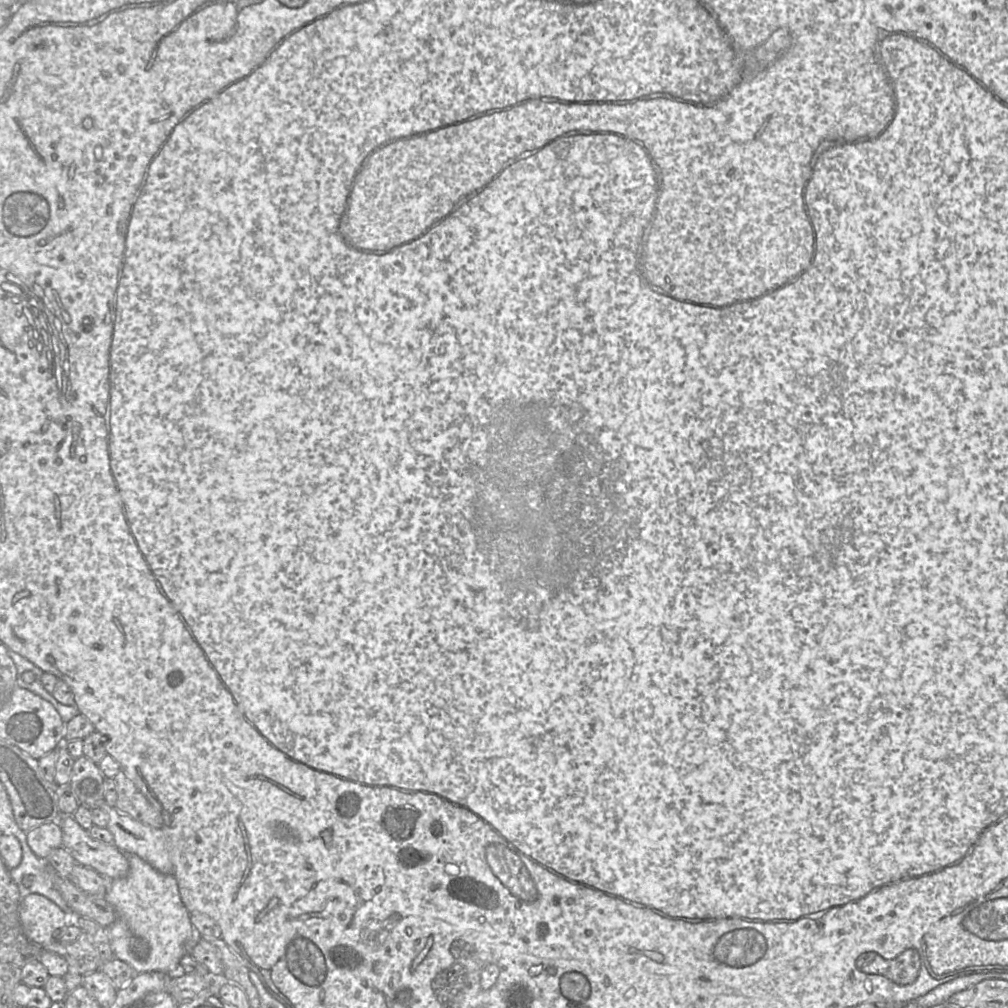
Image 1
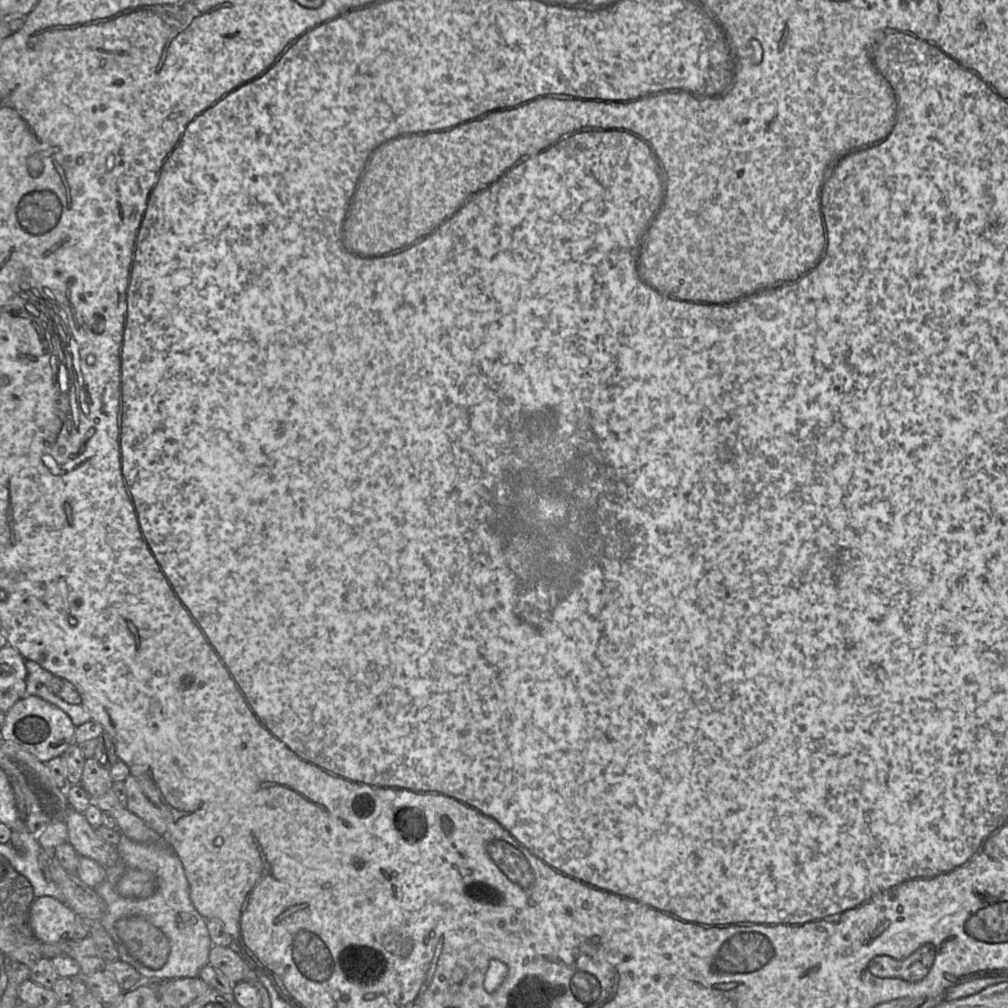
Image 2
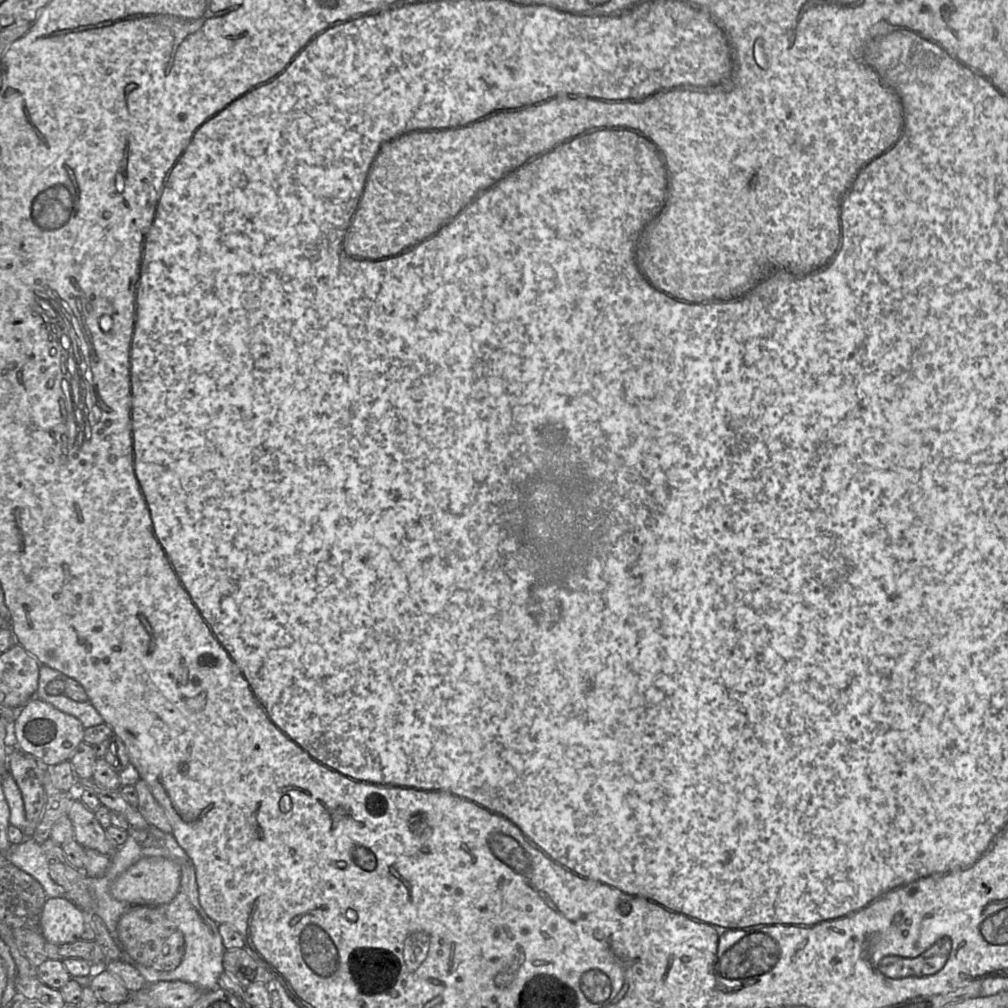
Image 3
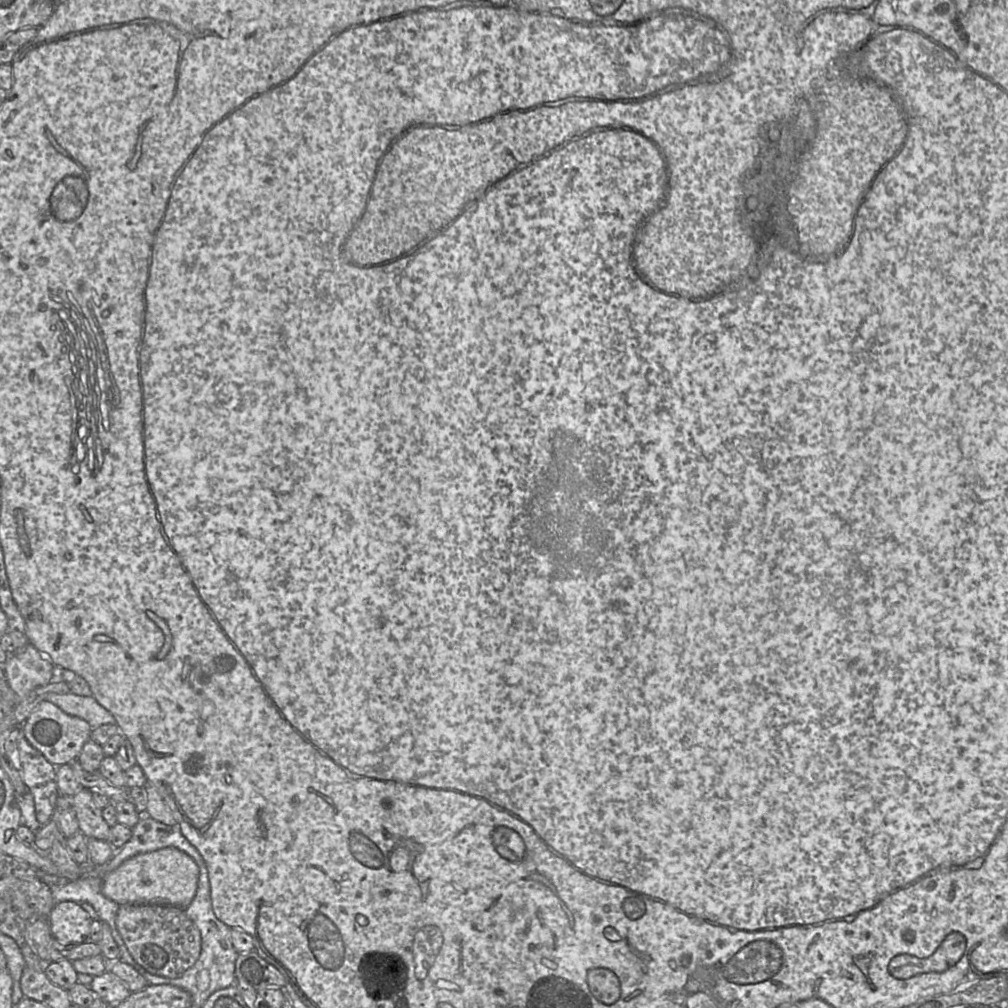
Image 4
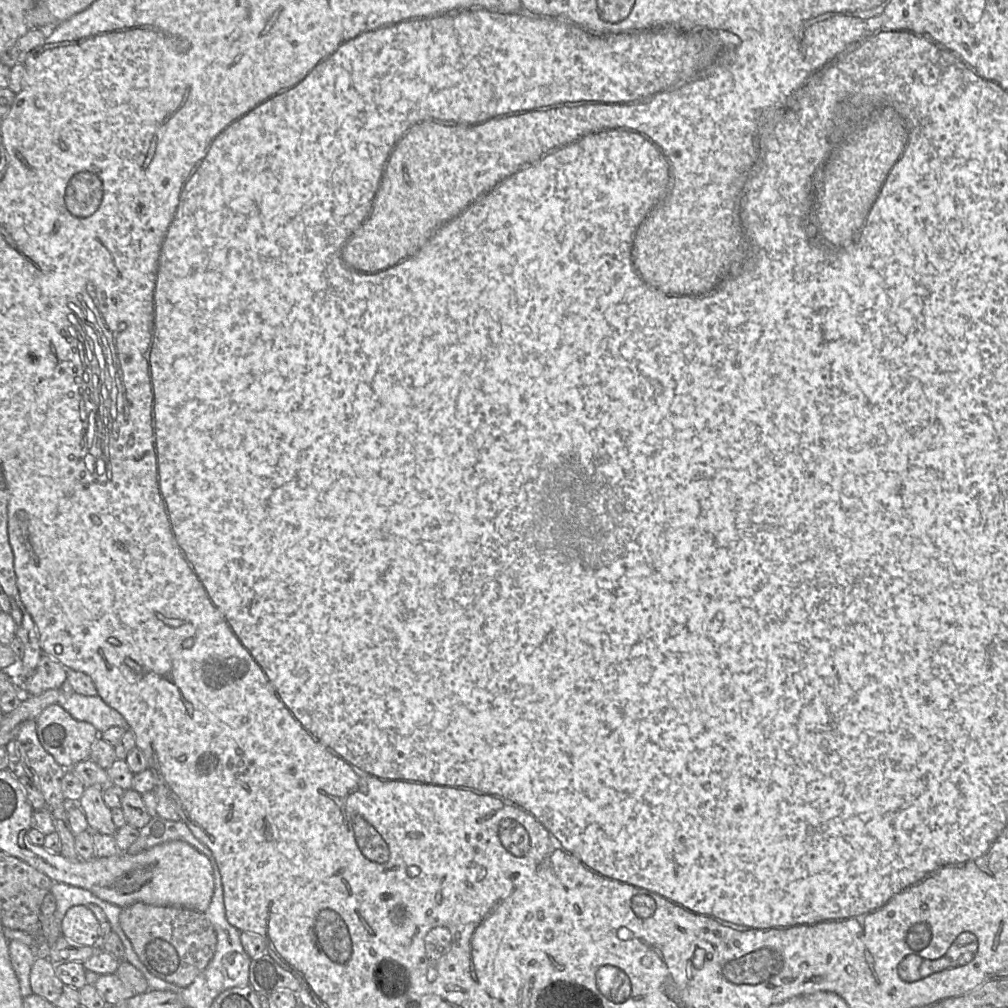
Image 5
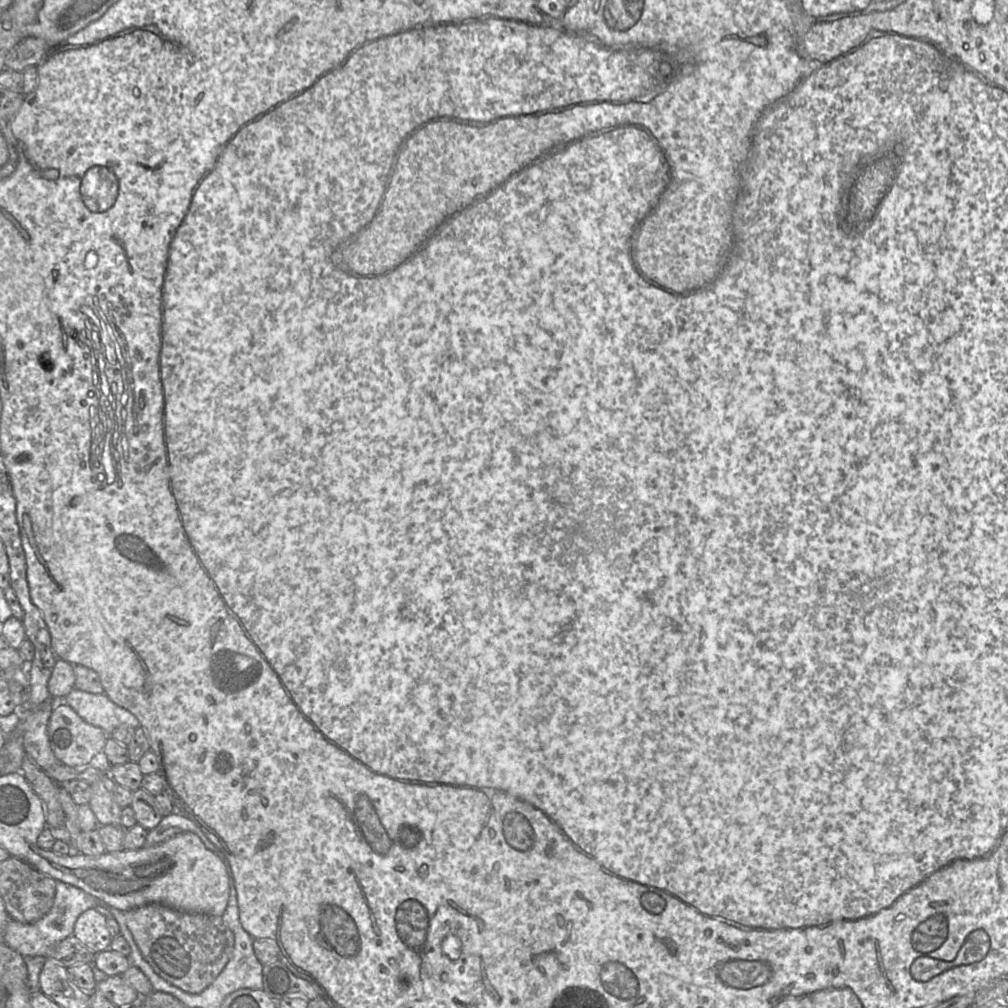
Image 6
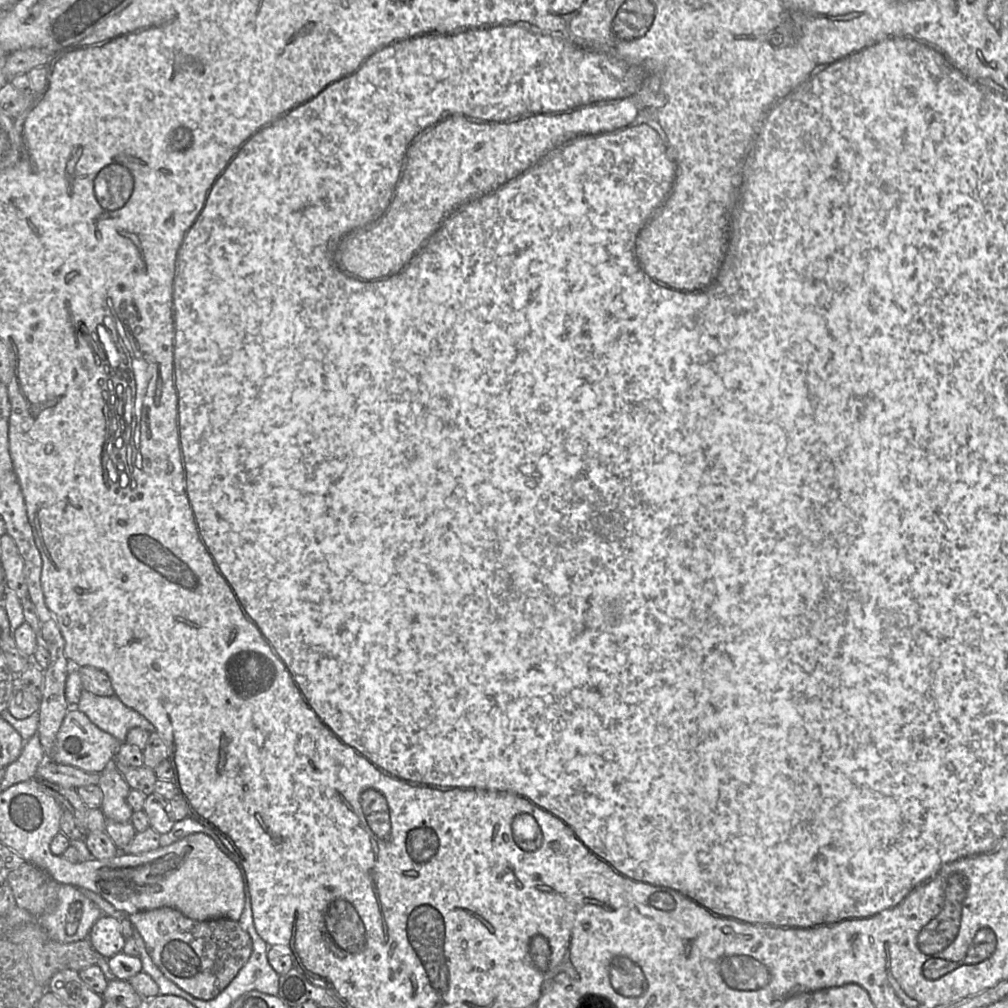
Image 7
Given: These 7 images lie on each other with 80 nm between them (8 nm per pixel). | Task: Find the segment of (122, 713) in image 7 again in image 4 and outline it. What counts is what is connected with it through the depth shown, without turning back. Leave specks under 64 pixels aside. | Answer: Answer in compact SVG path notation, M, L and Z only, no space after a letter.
M71 692L50 693L46 699L65 713L84 719L92 729L104 724L116 723L113 714L102 706L93 695L80 696Z

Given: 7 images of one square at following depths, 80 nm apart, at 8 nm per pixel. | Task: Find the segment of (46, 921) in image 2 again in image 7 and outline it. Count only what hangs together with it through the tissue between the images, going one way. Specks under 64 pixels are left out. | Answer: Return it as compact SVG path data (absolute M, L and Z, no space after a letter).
M105 914L94 923L87 940L96 952L107 959L121 953L126 942L120 921Z

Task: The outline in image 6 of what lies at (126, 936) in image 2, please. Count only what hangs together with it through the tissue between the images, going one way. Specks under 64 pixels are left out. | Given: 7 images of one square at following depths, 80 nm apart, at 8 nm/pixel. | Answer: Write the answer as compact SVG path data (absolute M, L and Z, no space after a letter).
M148 904L125 912L125 921L154 972L190 994L200 994L219 976L230 960L234 934L221 916L185 912L163 904Z

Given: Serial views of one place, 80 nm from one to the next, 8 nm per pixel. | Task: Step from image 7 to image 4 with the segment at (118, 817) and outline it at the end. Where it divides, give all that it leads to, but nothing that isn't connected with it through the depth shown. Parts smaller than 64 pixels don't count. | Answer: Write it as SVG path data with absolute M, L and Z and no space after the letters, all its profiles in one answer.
M81 789L72 796L71 808L74 809L79 831L87 838L95 838L109 842L111 827L102 816L102 809L97 807L93 801L92 792L88 789Z

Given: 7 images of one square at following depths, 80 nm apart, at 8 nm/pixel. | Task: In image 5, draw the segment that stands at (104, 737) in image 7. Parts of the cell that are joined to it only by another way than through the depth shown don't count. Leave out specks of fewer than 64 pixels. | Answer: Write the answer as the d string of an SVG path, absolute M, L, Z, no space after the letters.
M57 703L46 707L35 722L41 745L63 768L89 759L91 746L101 733L92 724L72 717Z

